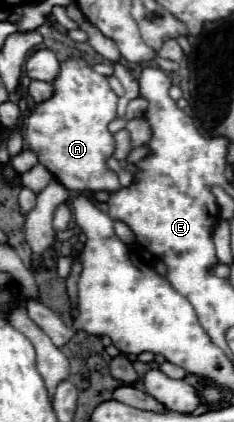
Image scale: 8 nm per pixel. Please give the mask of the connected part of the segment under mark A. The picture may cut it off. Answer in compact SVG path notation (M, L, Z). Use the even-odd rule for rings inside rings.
M70 58L60 64L60 74L54 80L56 96L38 104L24 124L24 138L38 160L60 180L62 186L76 192L116 192L120 190L118 176L106 166L106 158L114 152L114 138L108 132L108 122L116 118L118 96L108 80L90 70L84 60Z

